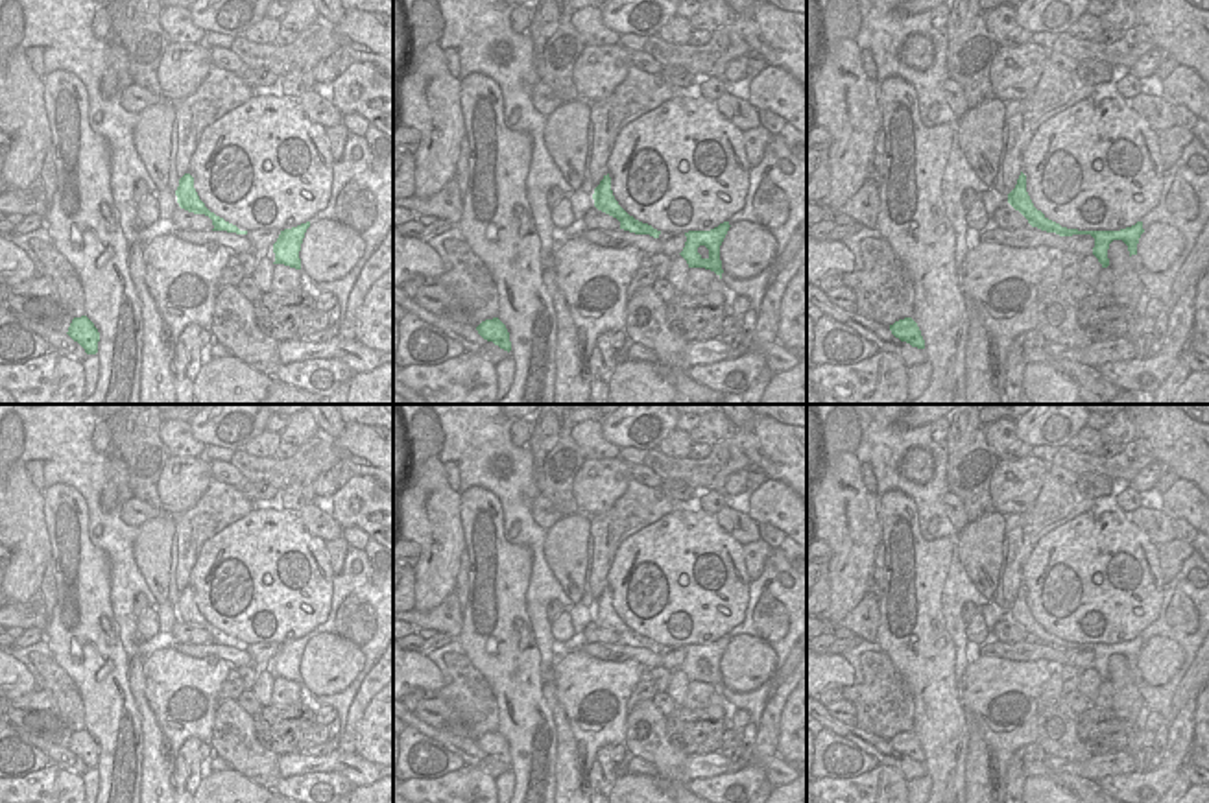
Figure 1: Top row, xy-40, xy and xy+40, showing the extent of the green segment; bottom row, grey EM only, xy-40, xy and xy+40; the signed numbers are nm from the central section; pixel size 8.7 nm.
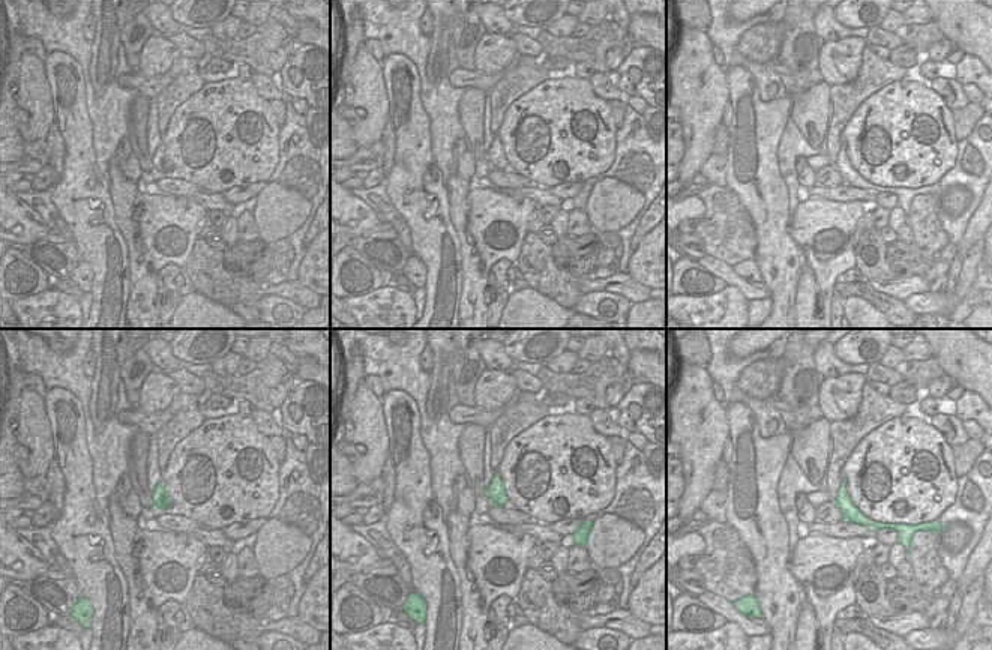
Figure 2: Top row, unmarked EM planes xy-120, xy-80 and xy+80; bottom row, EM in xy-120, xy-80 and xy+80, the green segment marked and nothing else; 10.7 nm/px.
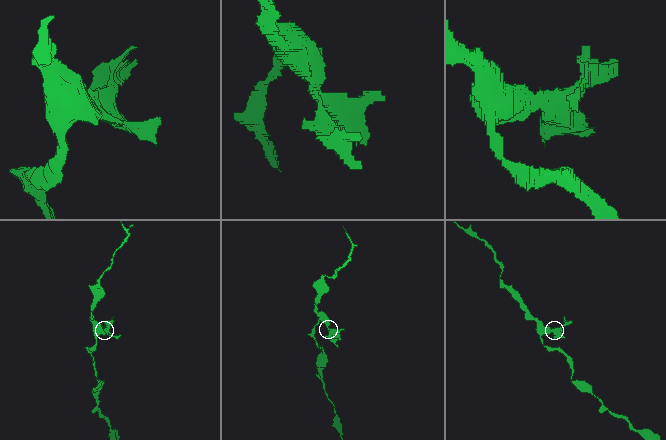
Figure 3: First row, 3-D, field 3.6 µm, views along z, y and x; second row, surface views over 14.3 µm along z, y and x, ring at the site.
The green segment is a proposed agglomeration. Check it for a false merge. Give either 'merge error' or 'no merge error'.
merge error

